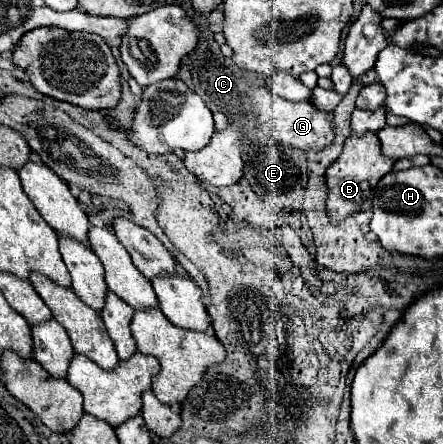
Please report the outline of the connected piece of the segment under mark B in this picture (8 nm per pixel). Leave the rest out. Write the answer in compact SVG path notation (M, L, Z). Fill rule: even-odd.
M364 134L364 136L350 136L344 144L344 150L340 158L328 168L326 172L326 184L328 184L328 194L326 194L326 210L330 216L332 224L340 224L344 218L364 212L372 208L372 198L374 198L374 188L386 172L392 170L392 164L396 160L382 156L380 152L380 142L376 134Z

